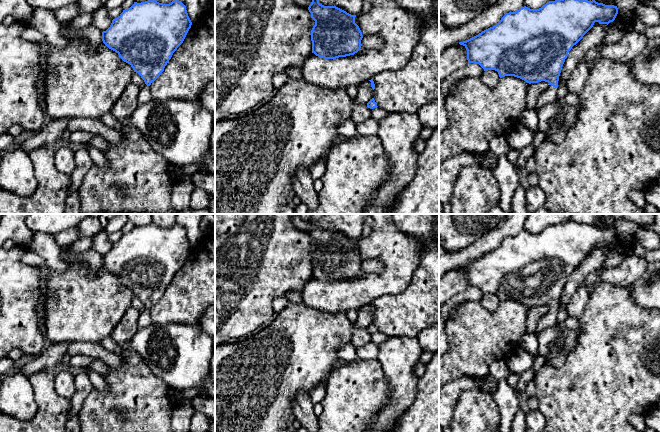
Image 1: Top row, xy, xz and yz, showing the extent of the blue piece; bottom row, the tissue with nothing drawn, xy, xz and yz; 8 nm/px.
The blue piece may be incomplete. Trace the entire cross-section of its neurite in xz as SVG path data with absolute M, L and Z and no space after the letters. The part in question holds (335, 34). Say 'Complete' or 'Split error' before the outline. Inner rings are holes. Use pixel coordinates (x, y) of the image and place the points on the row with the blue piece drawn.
Complete. M312 0L308 7L315 25L311 30L312 53L324 59L336 59L357 53L362 32L351 15L336 6L324 6Z

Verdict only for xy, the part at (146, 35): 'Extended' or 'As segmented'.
Extended

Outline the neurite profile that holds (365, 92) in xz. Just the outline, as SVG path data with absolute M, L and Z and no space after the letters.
M366 81L358 85L358 94L356 96L356 101L361 104L366 104L373 98L374 90L371 87L371 82Z

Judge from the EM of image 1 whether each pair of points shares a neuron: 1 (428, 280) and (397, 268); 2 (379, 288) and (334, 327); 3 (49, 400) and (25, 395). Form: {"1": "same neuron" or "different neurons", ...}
{"1": "different neurons", "2": "different neurons", "3": "different neurons"}

